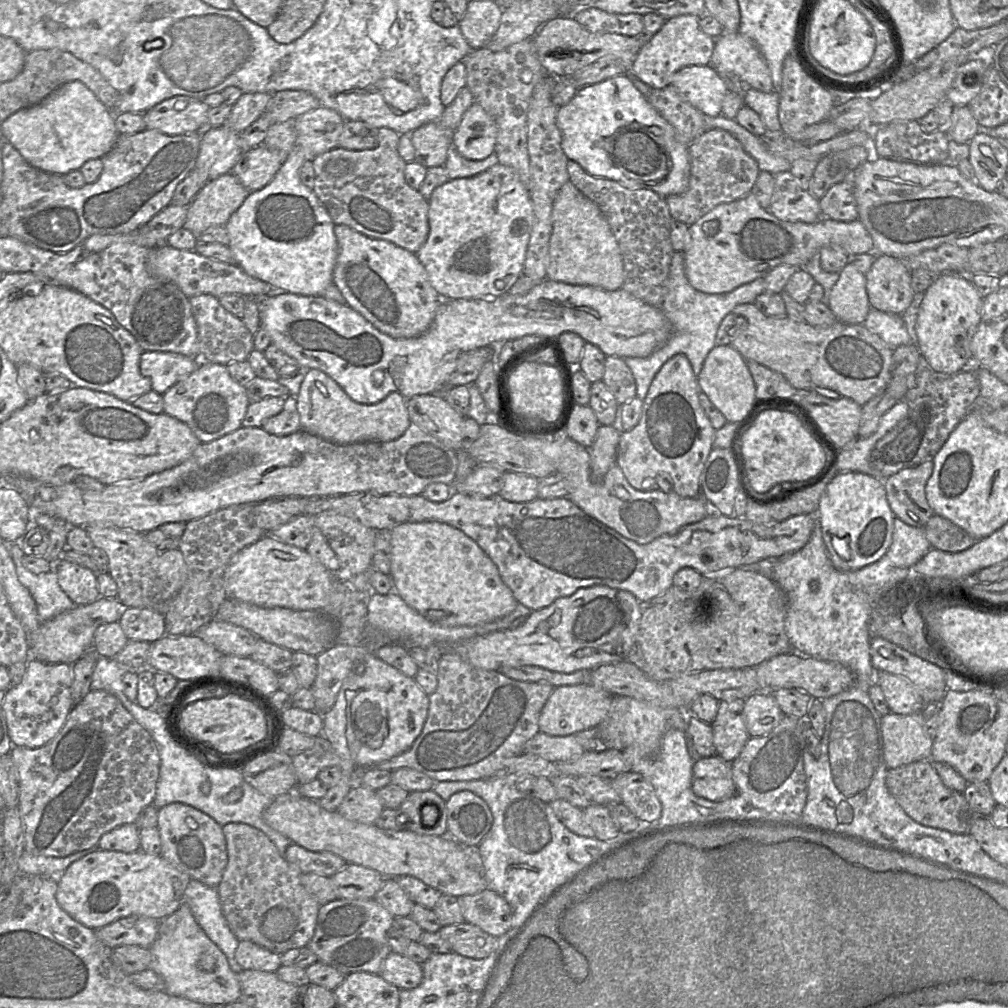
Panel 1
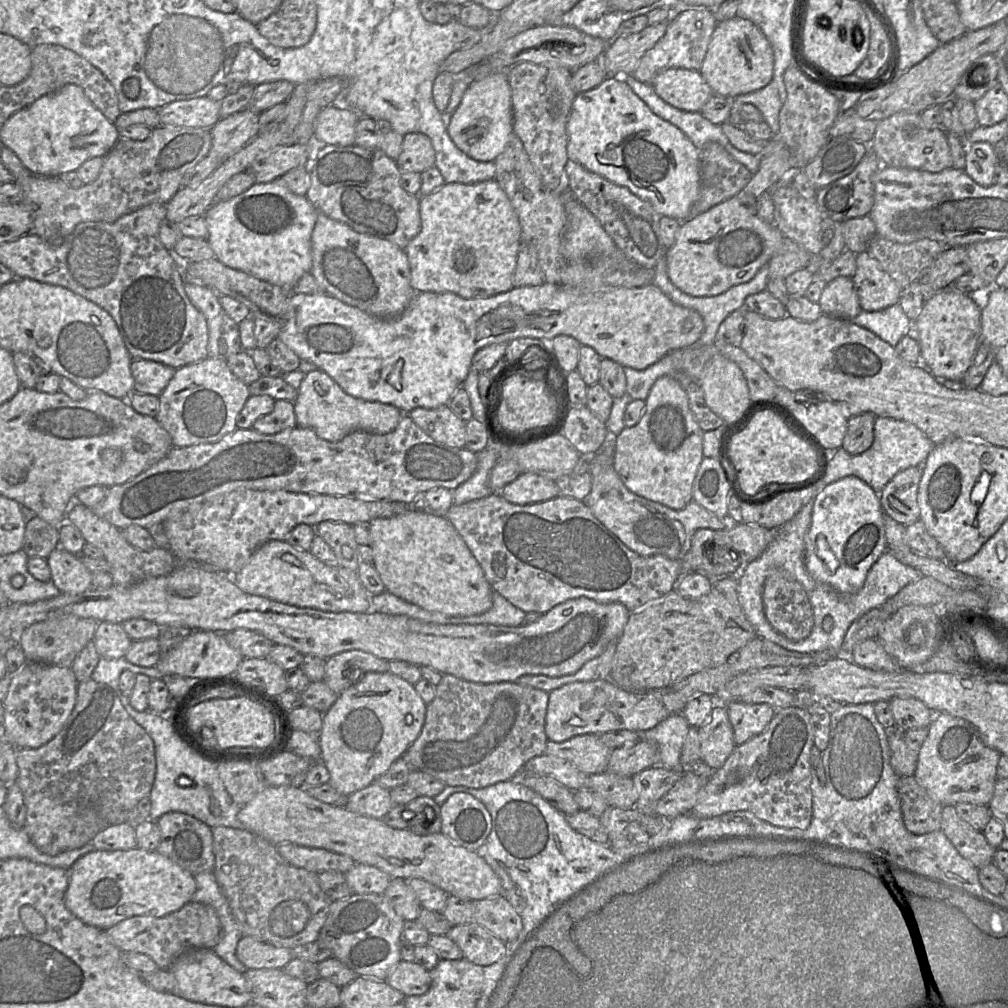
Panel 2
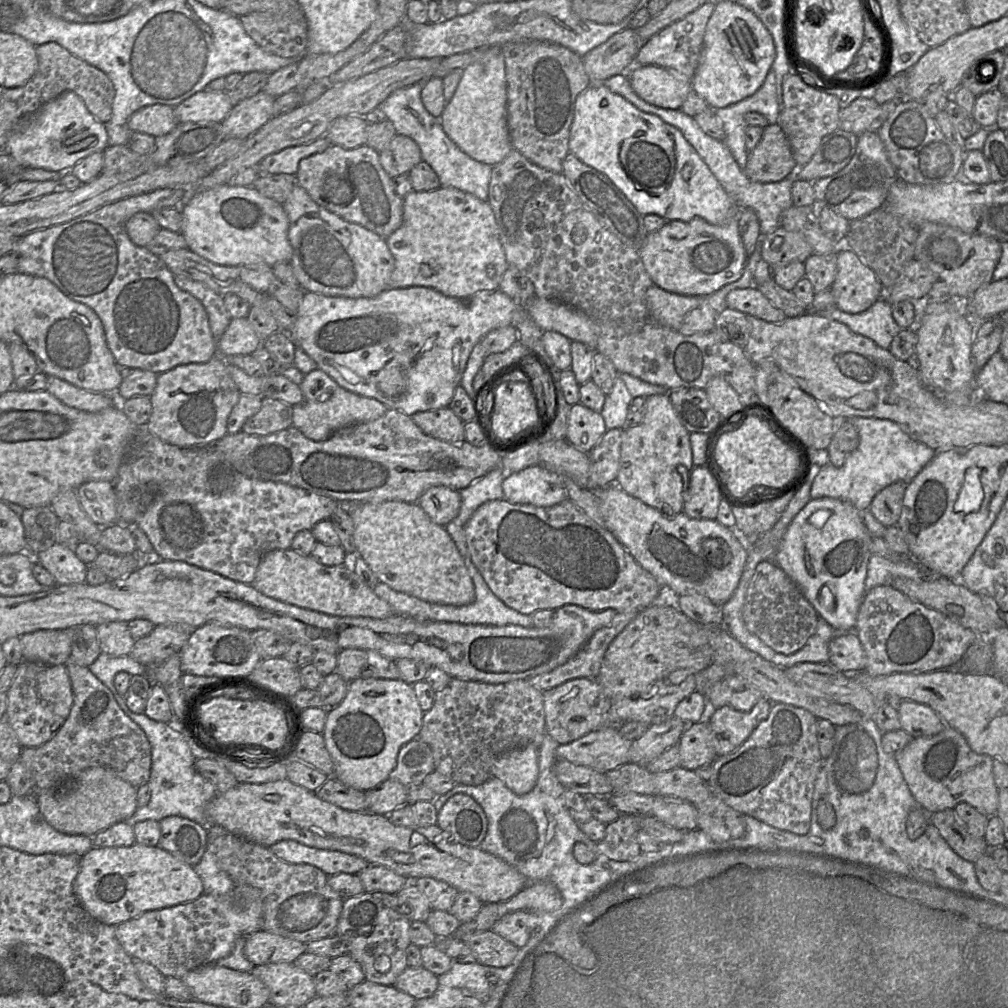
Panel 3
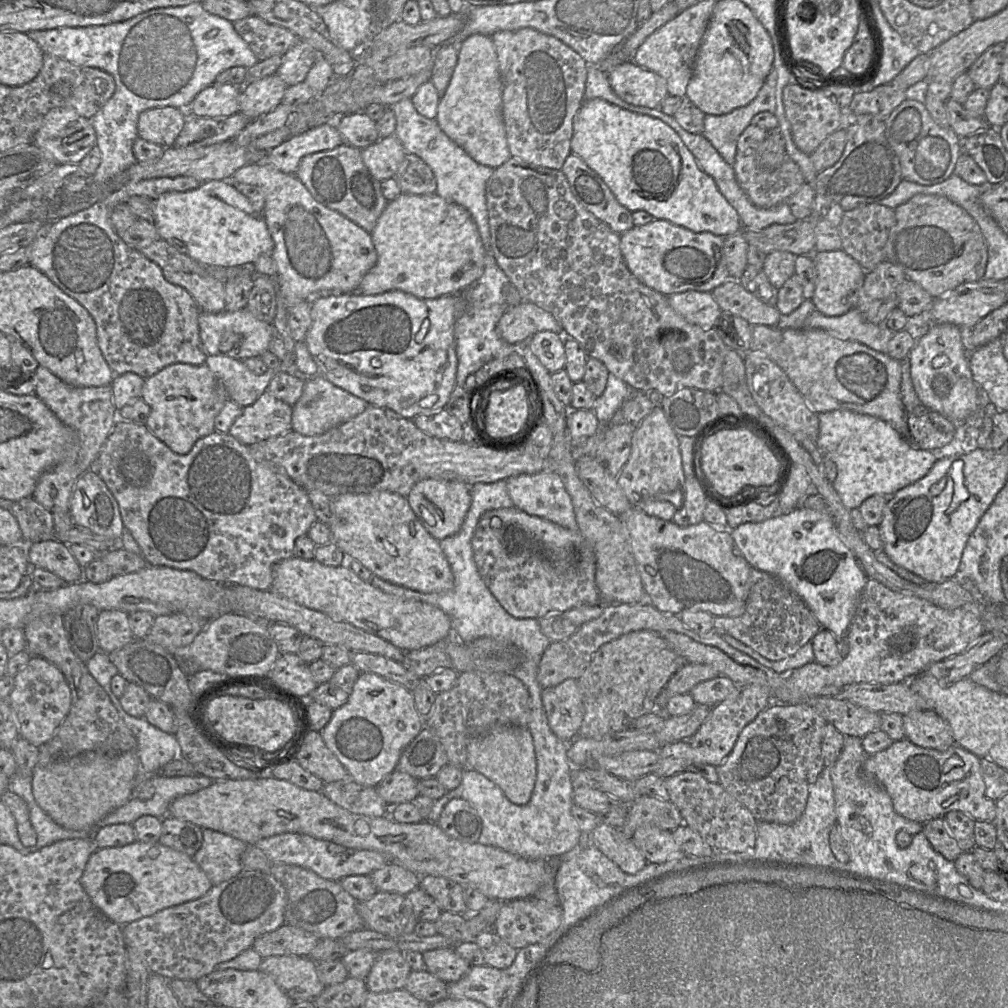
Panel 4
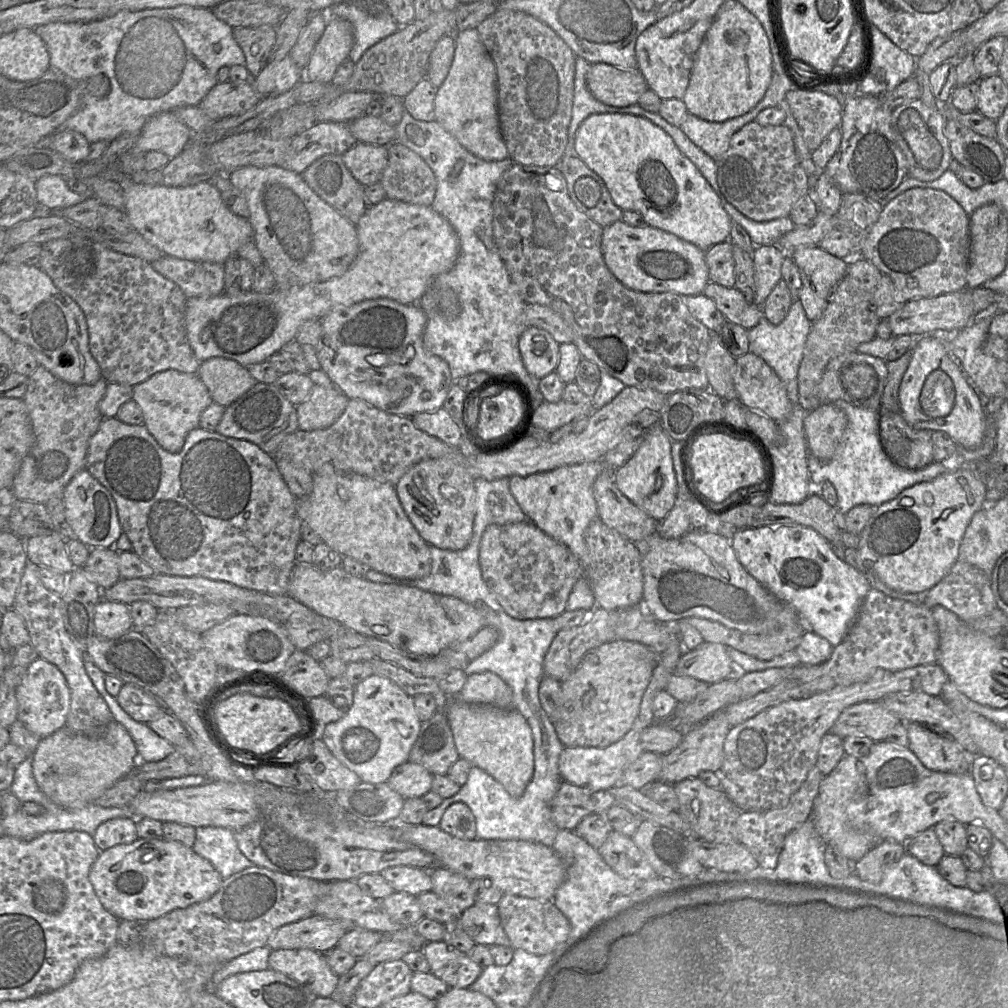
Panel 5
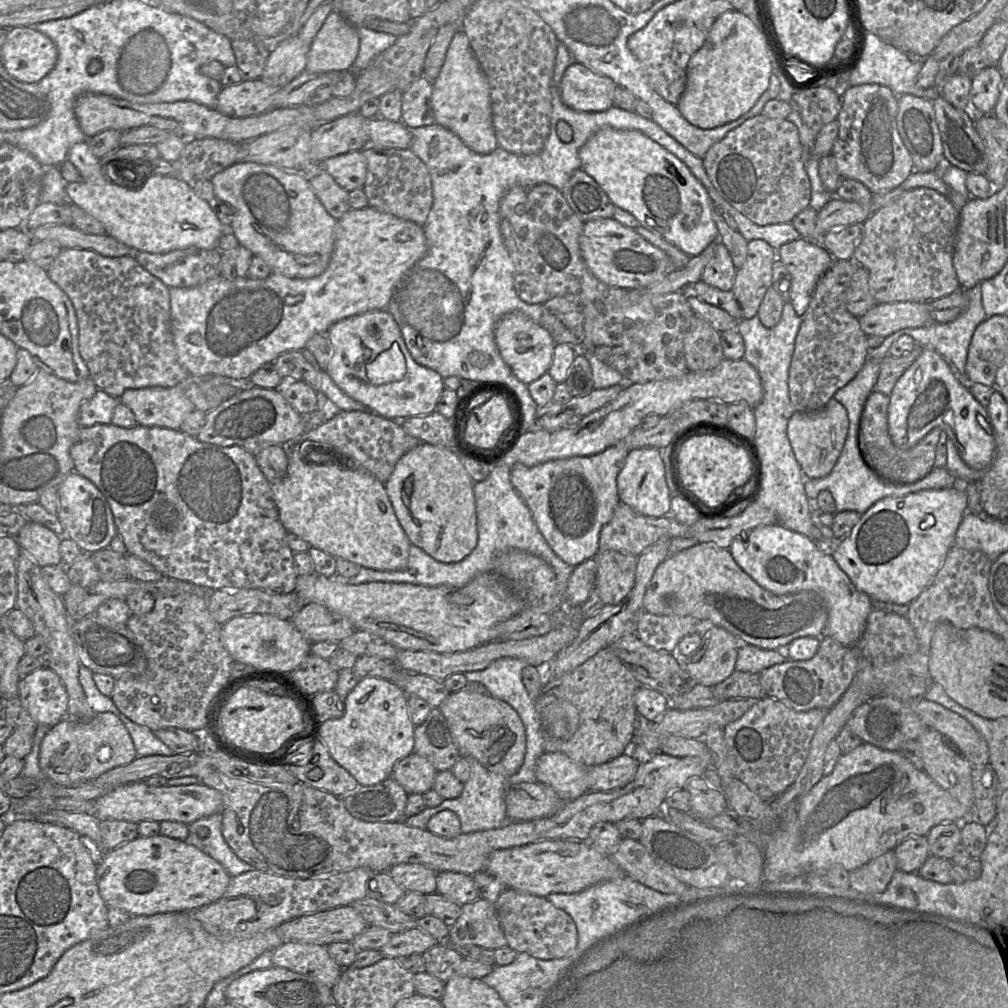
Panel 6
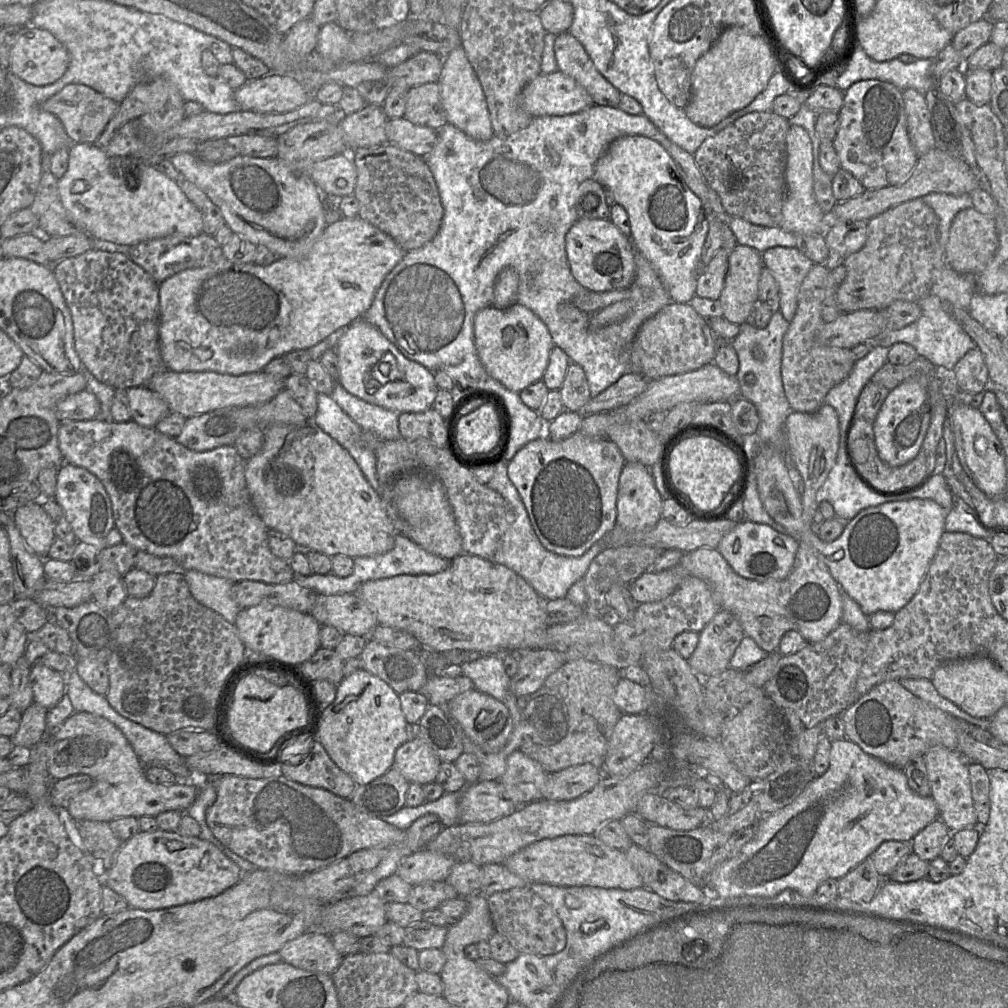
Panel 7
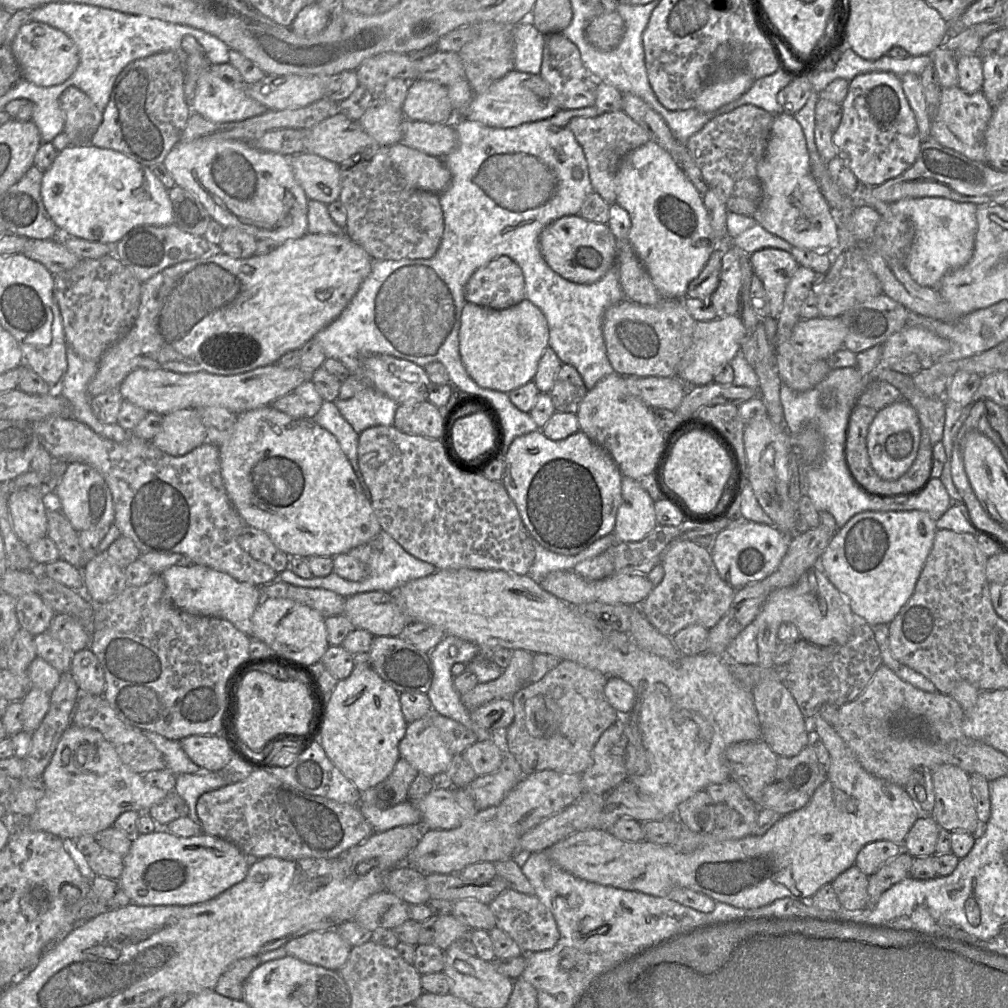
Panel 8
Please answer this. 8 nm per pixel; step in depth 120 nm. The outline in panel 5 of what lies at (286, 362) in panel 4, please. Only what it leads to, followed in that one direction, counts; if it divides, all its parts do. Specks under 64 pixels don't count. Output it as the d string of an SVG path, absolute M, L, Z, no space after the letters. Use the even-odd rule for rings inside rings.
M222 357L201 362L197 375L207 387L213 403L224 407L228 407L257 383L246 367Z

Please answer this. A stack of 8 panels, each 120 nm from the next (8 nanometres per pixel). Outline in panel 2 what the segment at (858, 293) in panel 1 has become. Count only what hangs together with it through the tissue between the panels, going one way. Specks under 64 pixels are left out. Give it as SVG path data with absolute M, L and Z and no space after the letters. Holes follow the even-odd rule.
M839 276L823 285L817 302L823 314L852 320L861 311L859 298L851 277Z

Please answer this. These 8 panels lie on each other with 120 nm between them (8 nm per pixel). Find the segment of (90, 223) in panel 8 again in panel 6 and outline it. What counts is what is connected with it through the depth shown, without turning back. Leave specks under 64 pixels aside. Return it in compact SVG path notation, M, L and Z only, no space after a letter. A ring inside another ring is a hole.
M87 141L74 144L68 152L67 160L82 177L80 182L66 184L68 201L100 221L105 227L105 234L129 246L133 251L162 254L187 248L214 249L218 248L220 237L230 230L230 227L219 221L208 203L188 183L174 176L152 173L140 184L112 183L104 176L100 159L92 153Z

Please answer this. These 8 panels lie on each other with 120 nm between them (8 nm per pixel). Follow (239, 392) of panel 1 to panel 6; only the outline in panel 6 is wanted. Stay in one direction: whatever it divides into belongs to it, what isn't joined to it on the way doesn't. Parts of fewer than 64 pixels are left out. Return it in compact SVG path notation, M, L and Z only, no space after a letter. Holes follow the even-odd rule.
M183 385L126 390L119 398L133 413L138 425L180 429L184 418L195 411Z

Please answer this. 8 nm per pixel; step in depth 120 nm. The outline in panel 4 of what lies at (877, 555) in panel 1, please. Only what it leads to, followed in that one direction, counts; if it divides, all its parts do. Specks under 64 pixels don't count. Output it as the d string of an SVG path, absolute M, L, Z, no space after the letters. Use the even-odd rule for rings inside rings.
M796 507L762 522L743 523L731 530L731 536L752 568L767 572L782 581L805 602L821 627L831 631L837 639L846 636L868 577L839 538L830 514Z

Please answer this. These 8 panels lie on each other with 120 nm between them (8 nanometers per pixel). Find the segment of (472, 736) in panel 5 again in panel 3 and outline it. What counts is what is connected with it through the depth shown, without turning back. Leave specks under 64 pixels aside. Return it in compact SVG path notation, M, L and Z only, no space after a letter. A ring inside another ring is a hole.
M529 744L498 756L490 773L516 795L529 793L539 776L538 748Z

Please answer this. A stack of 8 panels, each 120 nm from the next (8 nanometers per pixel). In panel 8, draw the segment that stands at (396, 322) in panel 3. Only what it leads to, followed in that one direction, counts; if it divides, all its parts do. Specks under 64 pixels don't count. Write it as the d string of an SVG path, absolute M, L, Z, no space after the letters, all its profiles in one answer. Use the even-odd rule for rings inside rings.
M376 354L365 358L359 369L359 375L350 374L342 381L338 398L347 400L352 398L364 386L372 386L382 392L397 404L417 403L428 400L428 389L431 384L424 368L405 360L384 354Z

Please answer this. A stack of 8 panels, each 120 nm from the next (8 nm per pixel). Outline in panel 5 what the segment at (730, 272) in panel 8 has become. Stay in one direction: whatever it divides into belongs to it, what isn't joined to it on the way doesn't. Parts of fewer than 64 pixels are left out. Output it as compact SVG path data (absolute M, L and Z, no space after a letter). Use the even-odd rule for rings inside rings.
M778 245L756 246L751 254L754 263L753 303L762 307L774 286L782 280L781 266L788 253Z

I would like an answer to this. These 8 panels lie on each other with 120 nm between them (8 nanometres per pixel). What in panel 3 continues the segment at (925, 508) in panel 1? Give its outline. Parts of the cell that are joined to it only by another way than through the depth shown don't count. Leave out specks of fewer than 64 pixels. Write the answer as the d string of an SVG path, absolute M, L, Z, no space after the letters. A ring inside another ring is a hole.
M895 482L880 491L869 506L869 511L885 527L896 525L899 521L903 498L908 483Z

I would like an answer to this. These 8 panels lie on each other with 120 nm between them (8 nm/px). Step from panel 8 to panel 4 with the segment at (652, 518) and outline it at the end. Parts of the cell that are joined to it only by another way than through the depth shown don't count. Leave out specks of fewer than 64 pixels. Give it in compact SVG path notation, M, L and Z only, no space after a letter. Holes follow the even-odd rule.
M655 405L635 428L630 456L616 480L632 507L641 509L650 516L670 521L681 506L686 478L679 438L667 421L660 405Z

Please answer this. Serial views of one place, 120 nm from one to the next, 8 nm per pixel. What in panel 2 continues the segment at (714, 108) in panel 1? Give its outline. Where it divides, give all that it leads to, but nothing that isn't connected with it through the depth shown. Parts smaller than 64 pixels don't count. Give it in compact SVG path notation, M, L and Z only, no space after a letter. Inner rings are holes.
M683 68L659 73L651 86L665 103L686 112L700 112L713 94L699 71Z

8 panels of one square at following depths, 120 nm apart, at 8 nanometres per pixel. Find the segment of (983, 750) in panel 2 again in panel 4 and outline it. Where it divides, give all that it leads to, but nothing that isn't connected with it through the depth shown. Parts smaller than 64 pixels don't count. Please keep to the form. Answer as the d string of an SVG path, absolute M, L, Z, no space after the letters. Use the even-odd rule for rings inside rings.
M903 738L885 750L868 755L863 772L888 793L896 813L909 820L924 824L948 812L960 811L975 821L993 822L996 802L986 796L980 759L957 744L939 751L917 746Z

